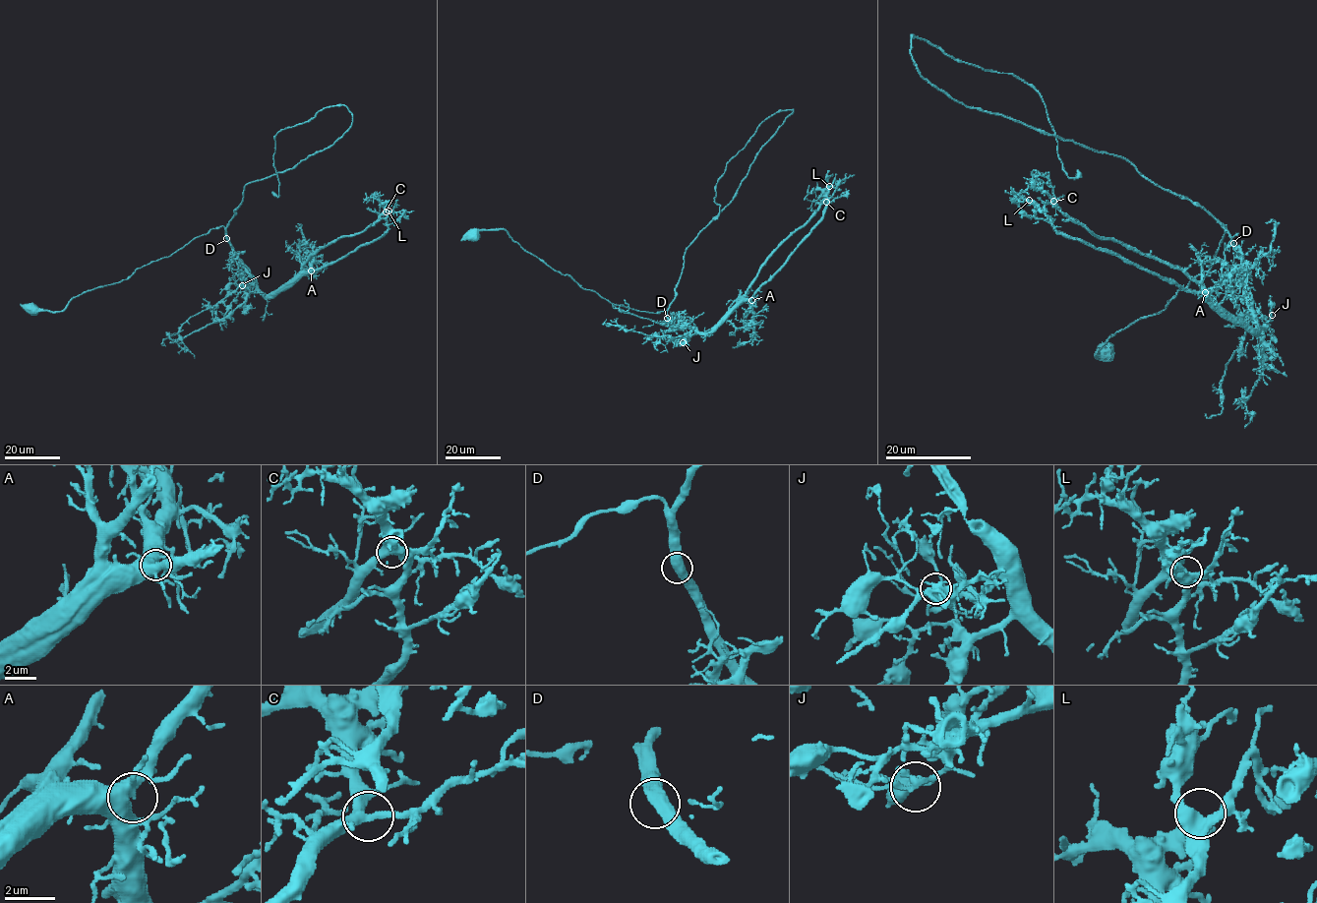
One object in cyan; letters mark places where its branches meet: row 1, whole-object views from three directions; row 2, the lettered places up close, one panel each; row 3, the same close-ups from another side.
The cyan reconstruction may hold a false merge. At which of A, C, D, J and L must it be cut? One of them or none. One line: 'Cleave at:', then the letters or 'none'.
Cleave at: none

